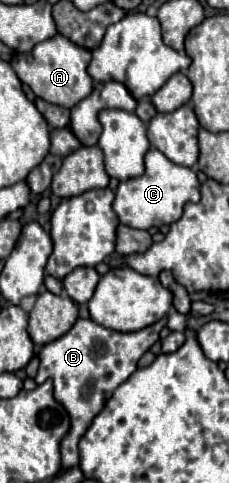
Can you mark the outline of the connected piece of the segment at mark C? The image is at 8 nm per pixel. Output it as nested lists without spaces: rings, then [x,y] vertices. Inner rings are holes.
[[[149,149],[145,155],[145,173],[141,177],[119,183],[119,189],[113,201],[113,211],[127,227],[151,229],[151,227],[175,223],[183,213],[183,205],[189,201],[191,203],[199,201],[199,181],[195,171],[191,167],[171,163],[157,149]]]

